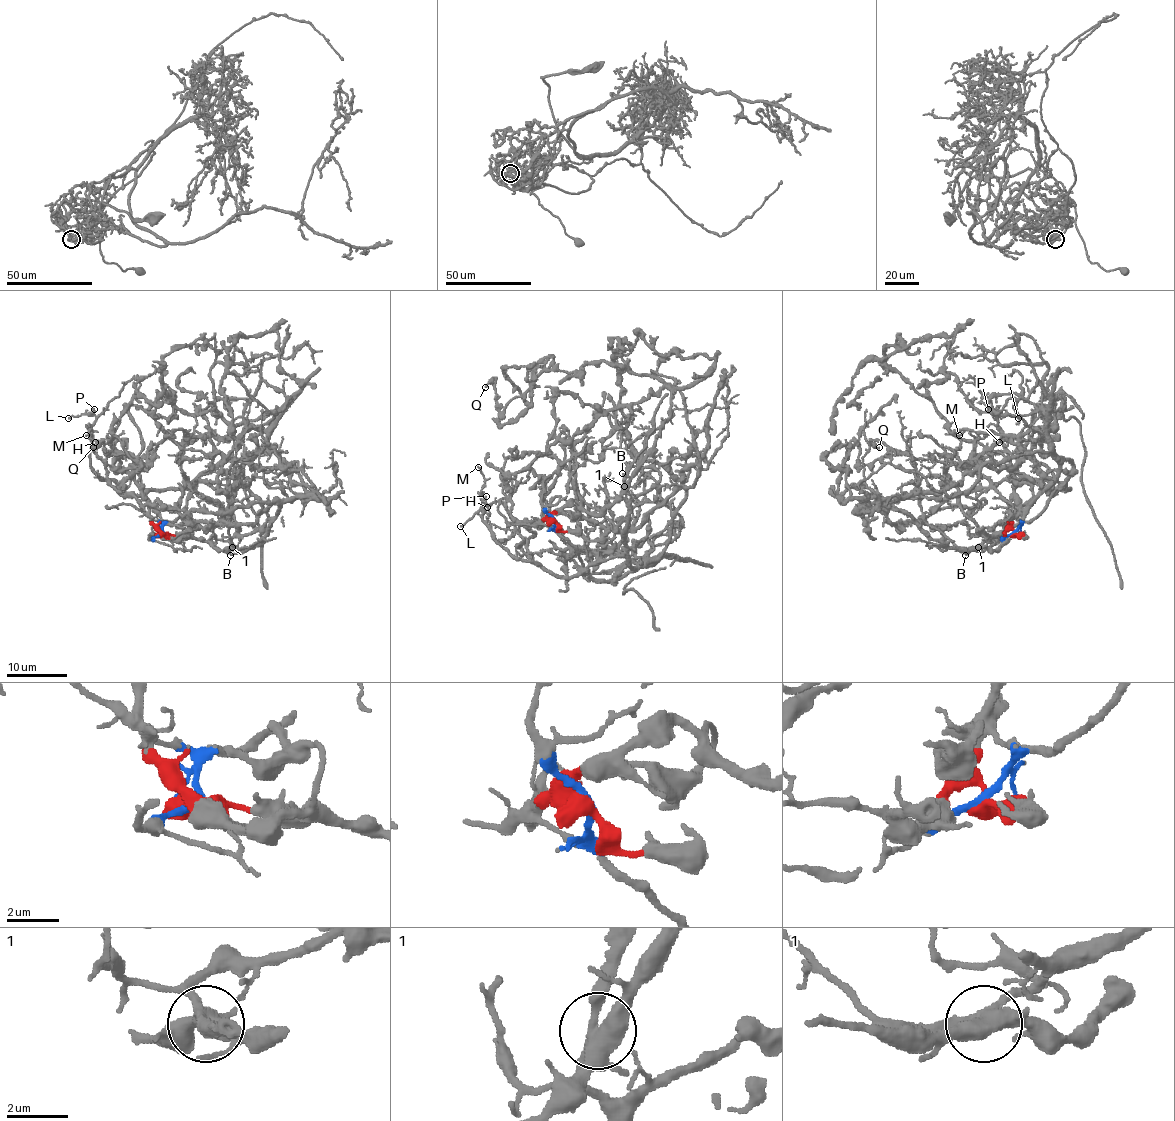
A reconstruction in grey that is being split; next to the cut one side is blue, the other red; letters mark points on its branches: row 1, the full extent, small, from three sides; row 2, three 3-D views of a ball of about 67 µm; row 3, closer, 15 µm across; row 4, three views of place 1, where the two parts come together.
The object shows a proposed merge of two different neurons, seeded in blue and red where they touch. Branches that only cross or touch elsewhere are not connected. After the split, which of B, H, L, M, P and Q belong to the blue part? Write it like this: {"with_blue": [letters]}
{"with_blue": ["H", "L", "M", "P"]}

